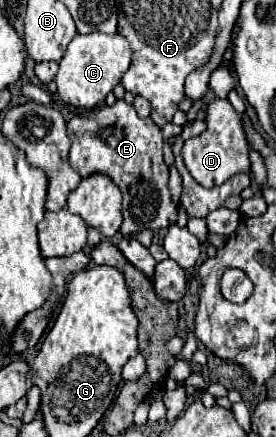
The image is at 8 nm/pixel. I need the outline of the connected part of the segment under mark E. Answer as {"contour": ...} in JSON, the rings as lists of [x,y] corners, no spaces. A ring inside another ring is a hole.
{"contour":[[[119,99],[113,107],[103,105],[103,107],[95,107],[89,111],[83,111],[81,115],[73,117],[67,123],[67,135],[71,139],[71,151],[69,151],[69,163],[75,171],[79,171],[81,177],[87,175],[107,175],[111,177],[111,181],[119,187],[121,195],[123,195],[123,225],[121,225],[121,235],[129,237],[135,235],[139,231],[151,229],[151,231],[159,231],[169,227],[171,223],[177,221],[177,207],[171,201],[169,195],[169,187],[167,187],[167,179],[169,179],[169,169],[163,161],[163,135],[161,129],[147,117],[141,119],[135,111],[133,105],[125,103],[123,99]]]}

